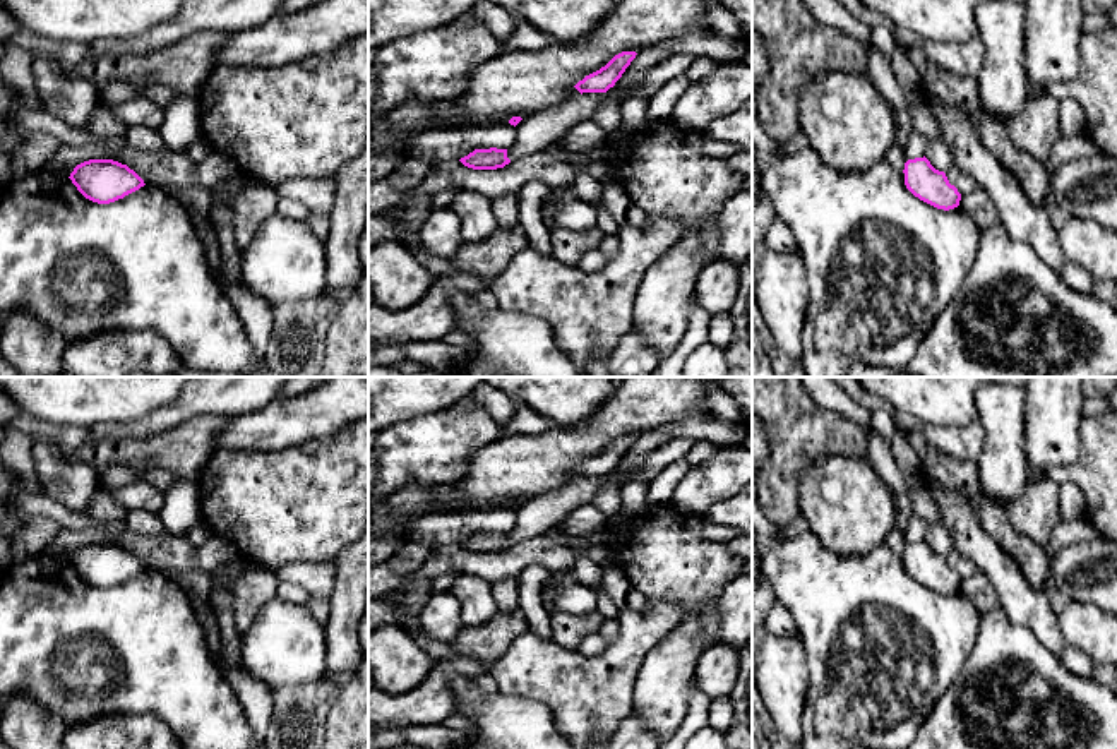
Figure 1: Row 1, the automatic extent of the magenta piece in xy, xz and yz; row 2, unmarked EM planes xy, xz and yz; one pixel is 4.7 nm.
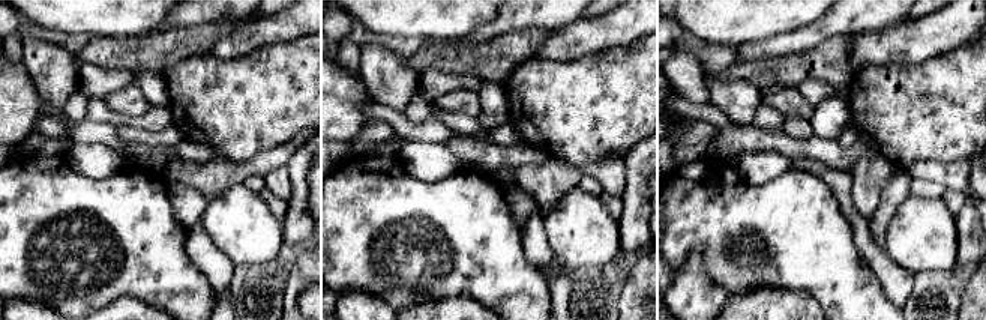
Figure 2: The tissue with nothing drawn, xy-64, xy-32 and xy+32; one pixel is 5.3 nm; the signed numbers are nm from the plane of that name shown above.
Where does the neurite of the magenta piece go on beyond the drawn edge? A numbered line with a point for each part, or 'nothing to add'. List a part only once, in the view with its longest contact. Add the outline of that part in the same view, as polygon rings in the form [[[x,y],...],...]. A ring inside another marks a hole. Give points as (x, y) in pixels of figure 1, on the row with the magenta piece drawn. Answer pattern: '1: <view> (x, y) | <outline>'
nothing to add

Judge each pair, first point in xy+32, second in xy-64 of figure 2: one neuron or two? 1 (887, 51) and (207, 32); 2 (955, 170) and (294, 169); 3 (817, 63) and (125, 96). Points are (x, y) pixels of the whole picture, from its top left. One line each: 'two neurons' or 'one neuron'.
1: two neurons
2: two neurons
3: two neurons

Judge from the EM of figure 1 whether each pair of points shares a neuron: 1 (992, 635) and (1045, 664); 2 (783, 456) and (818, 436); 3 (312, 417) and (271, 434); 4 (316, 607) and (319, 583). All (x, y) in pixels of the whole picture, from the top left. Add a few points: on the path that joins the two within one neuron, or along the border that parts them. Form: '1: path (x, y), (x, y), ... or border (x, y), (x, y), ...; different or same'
1: path (1006, 645), (1016, 647), (1032, 657); same
2: path (792, 448), (804, 436), (809, 436); same
3: path (302, 419), (281, 424); same
4: border (310, 597), (328, 600); different

